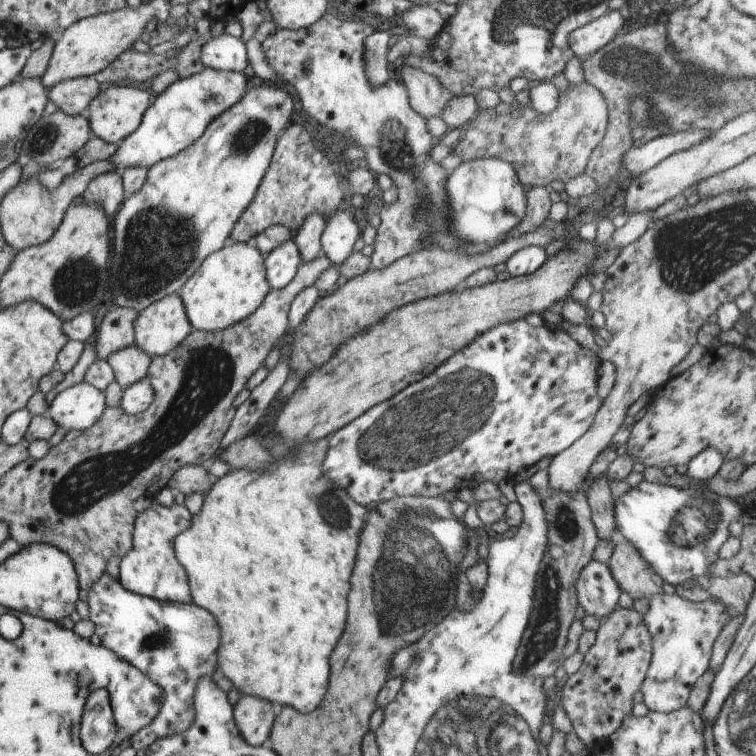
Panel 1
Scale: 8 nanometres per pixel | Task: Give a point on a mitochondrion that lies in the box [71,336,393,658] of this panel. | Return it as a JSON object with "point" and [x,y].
{"point":[334,514]}

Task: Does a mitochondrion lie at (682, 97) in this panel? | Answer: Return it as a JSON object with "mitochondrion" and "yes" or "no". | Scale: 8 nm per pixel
{"mitochondrion":"yes"}

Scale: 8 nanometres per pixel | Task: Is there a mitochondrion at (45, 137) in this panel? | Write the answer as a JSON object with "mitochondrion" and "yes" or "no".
{"mitochondrion":"yes"}

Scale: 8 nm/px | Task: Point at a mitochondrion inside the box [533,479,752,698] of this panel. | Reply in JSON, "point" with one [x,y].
{"point":[696,524]}

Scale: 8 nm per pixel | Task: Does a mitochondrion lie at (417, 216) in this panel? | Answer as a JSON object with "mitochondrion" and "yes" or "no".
{"mitochondrion":"yes"}

